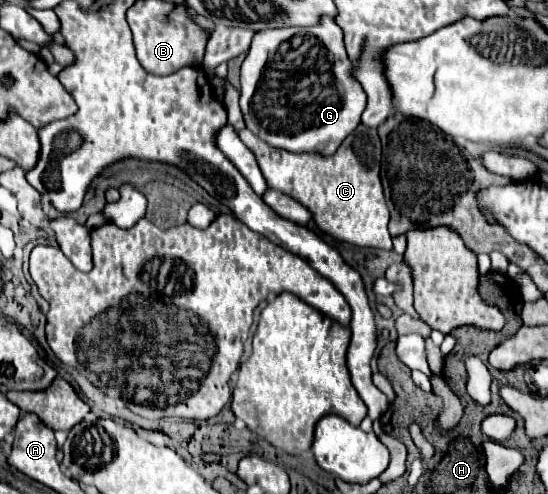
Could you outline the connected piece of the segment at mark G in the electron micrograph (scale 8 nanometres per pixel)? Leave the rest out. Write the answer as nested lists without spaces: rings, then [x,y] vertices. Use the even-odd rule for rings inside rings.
[[[322,17],[320,25],[316,27],[282,27],[256,33],[242,63],[240,83],[240,107],[244,113],[246,127],[266,143],[280,149],[288,149],[292,153],[332,155],[338,145],[358,127],[360,115],[366,109],[366,93],[352,77],[352,63],[344,49],[344,33],[330,17]],[[304,39],[308,47],[302,47],[300,51],[298,43]],[[284,43],[290,43],[292,49],[280,51],[280,45]]]

